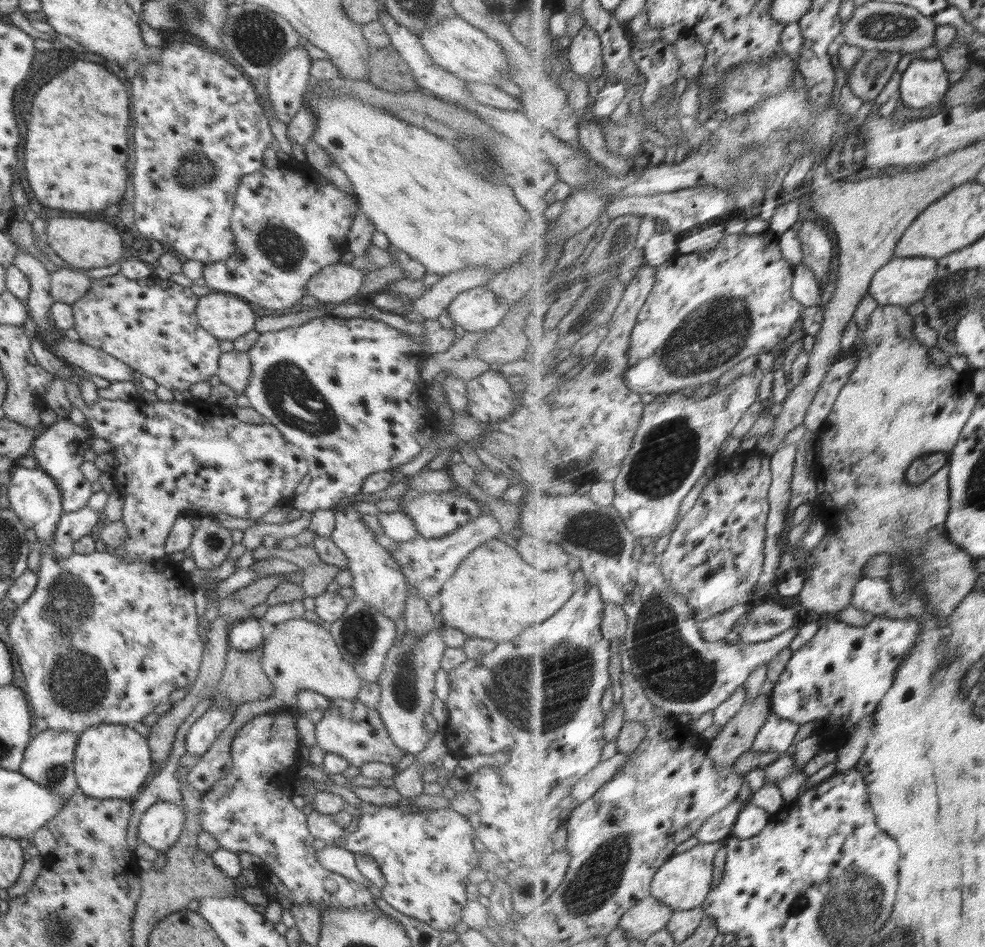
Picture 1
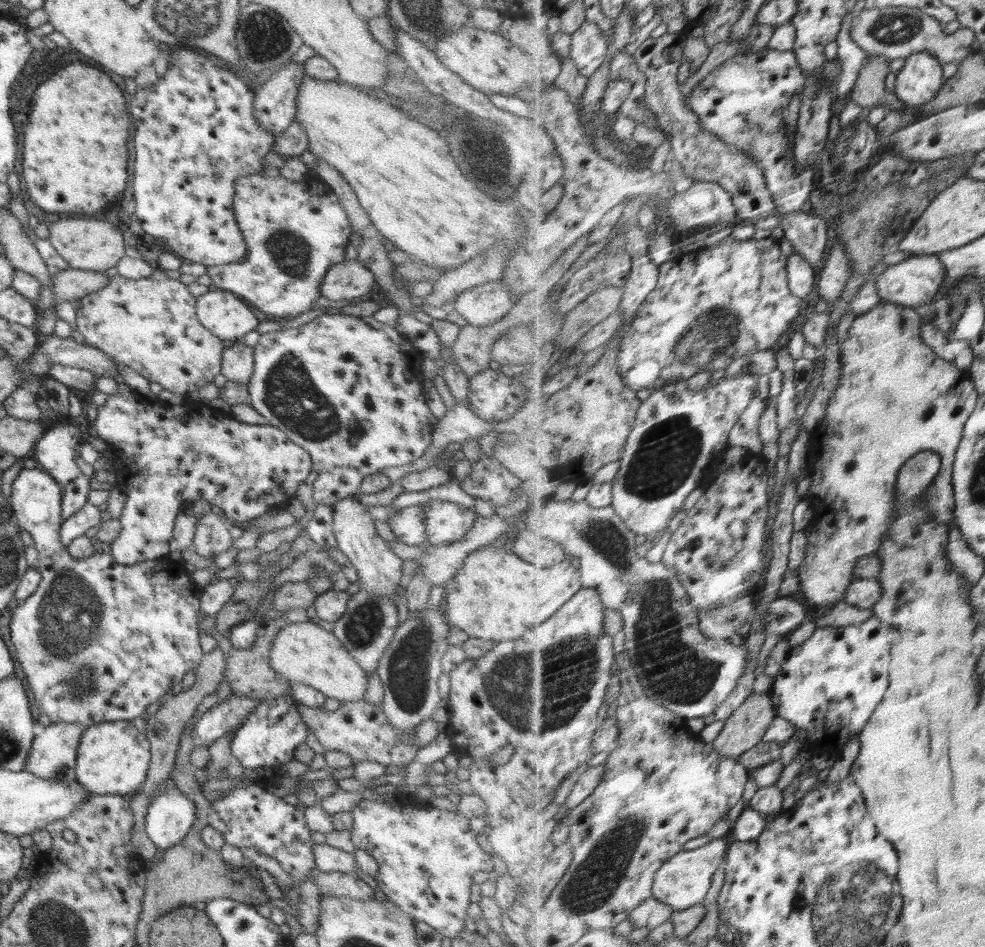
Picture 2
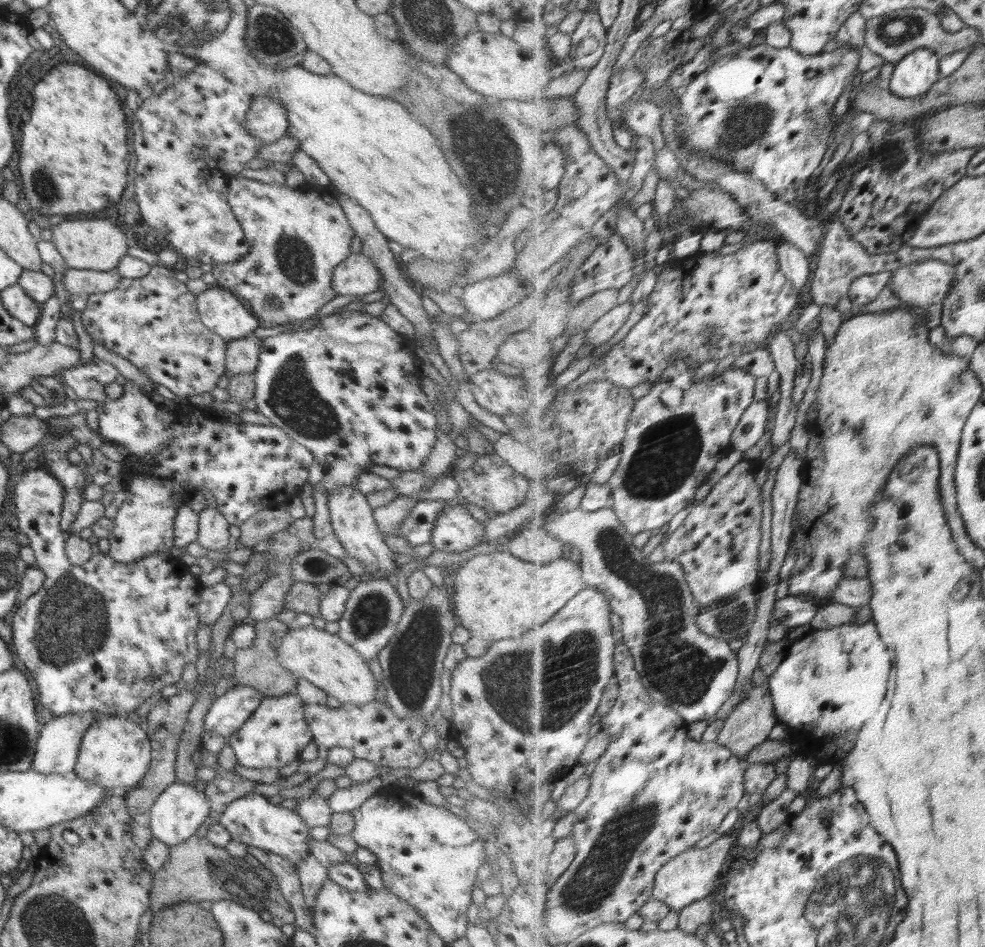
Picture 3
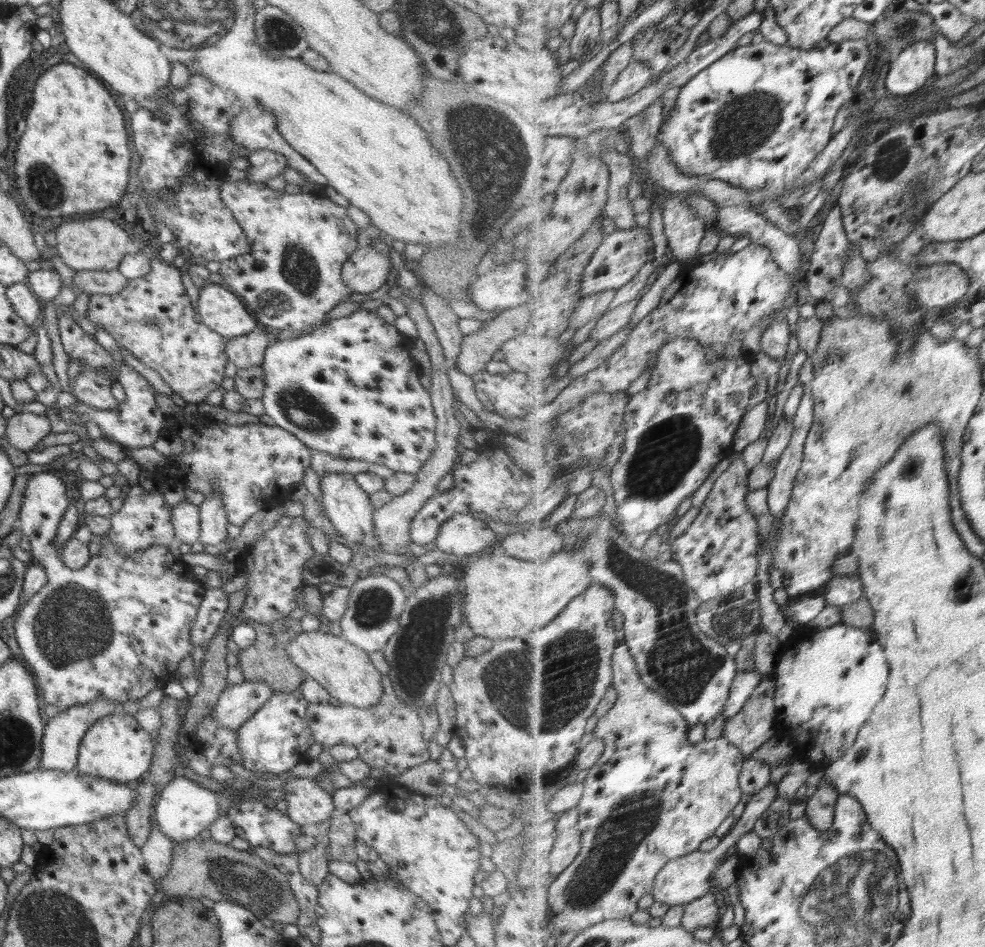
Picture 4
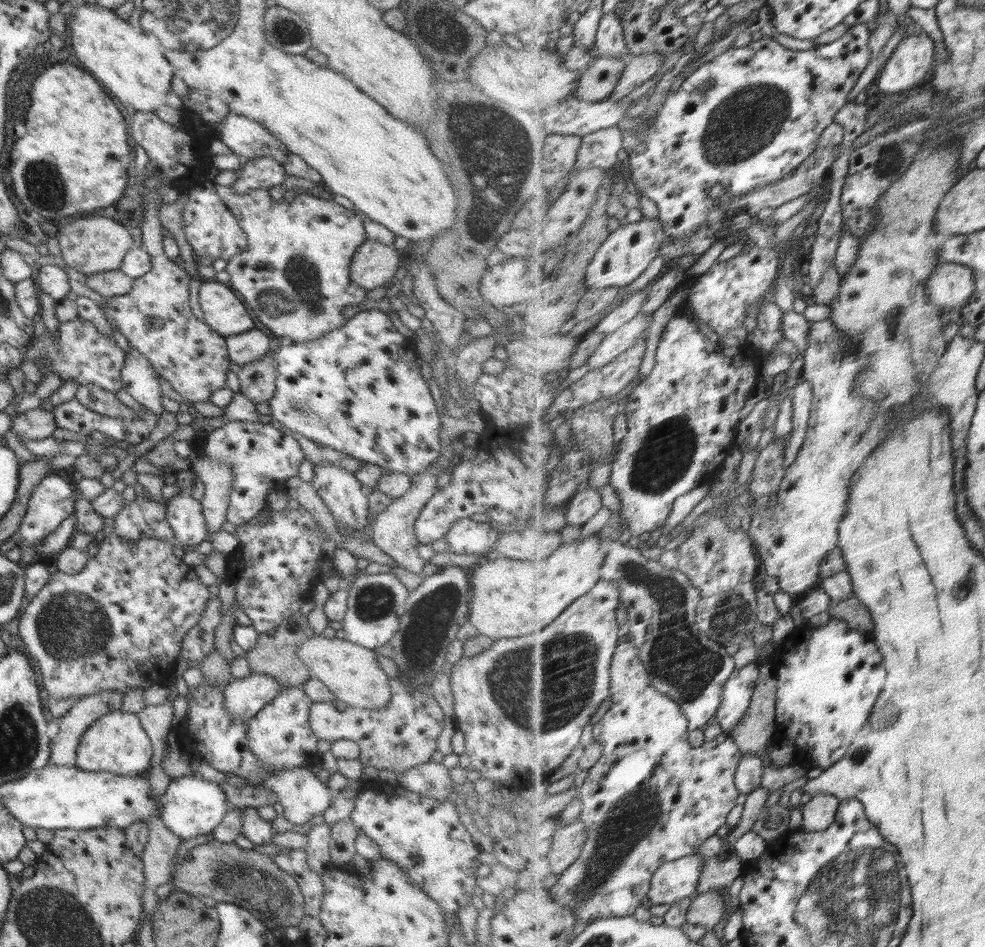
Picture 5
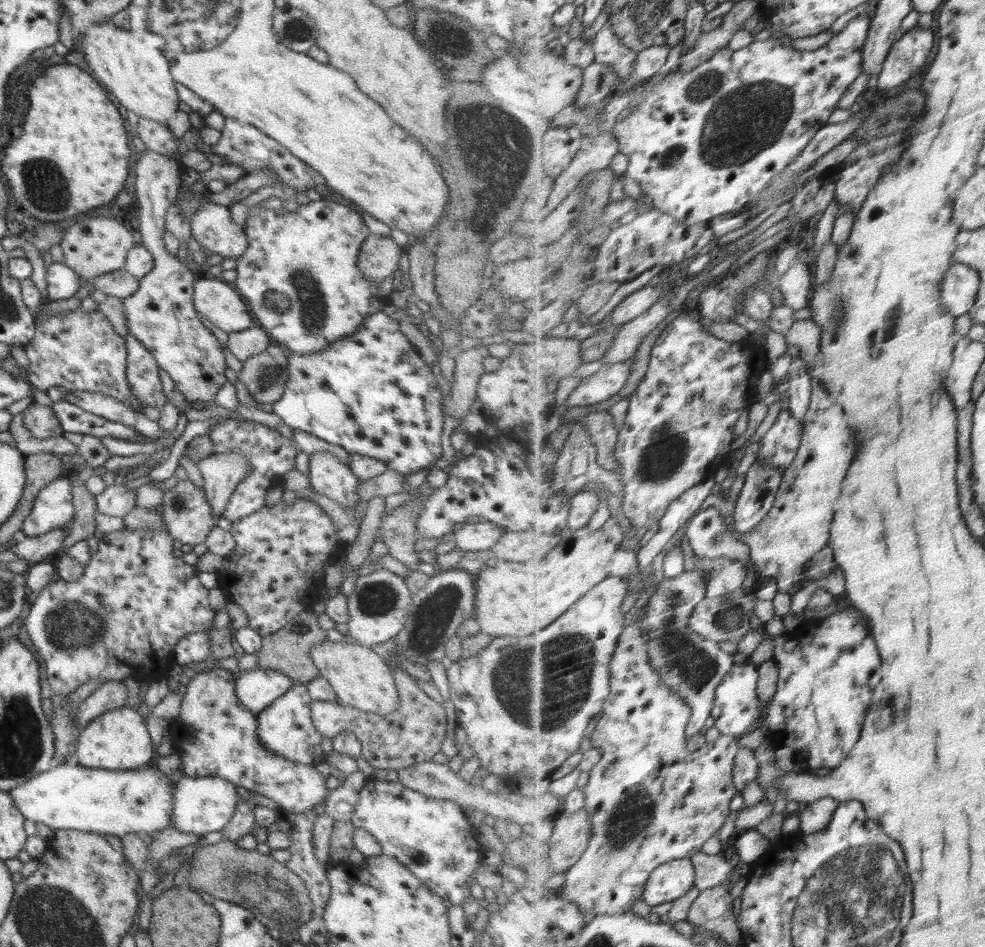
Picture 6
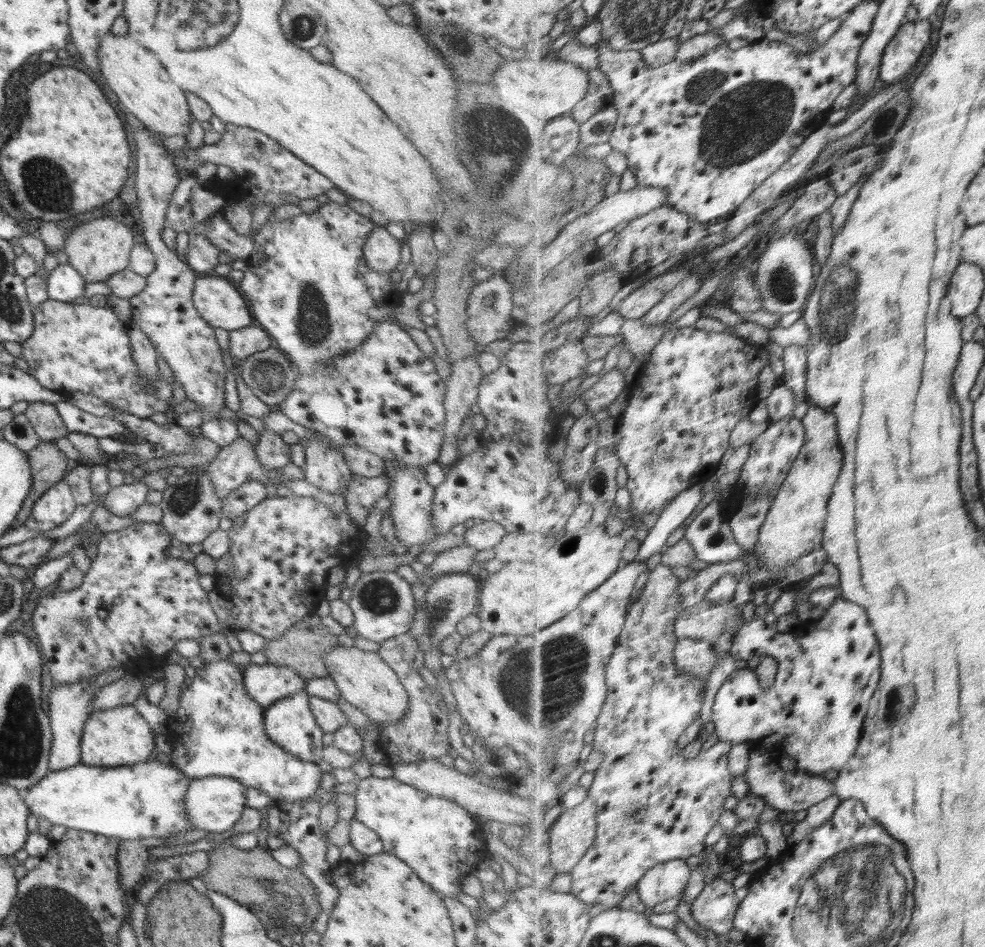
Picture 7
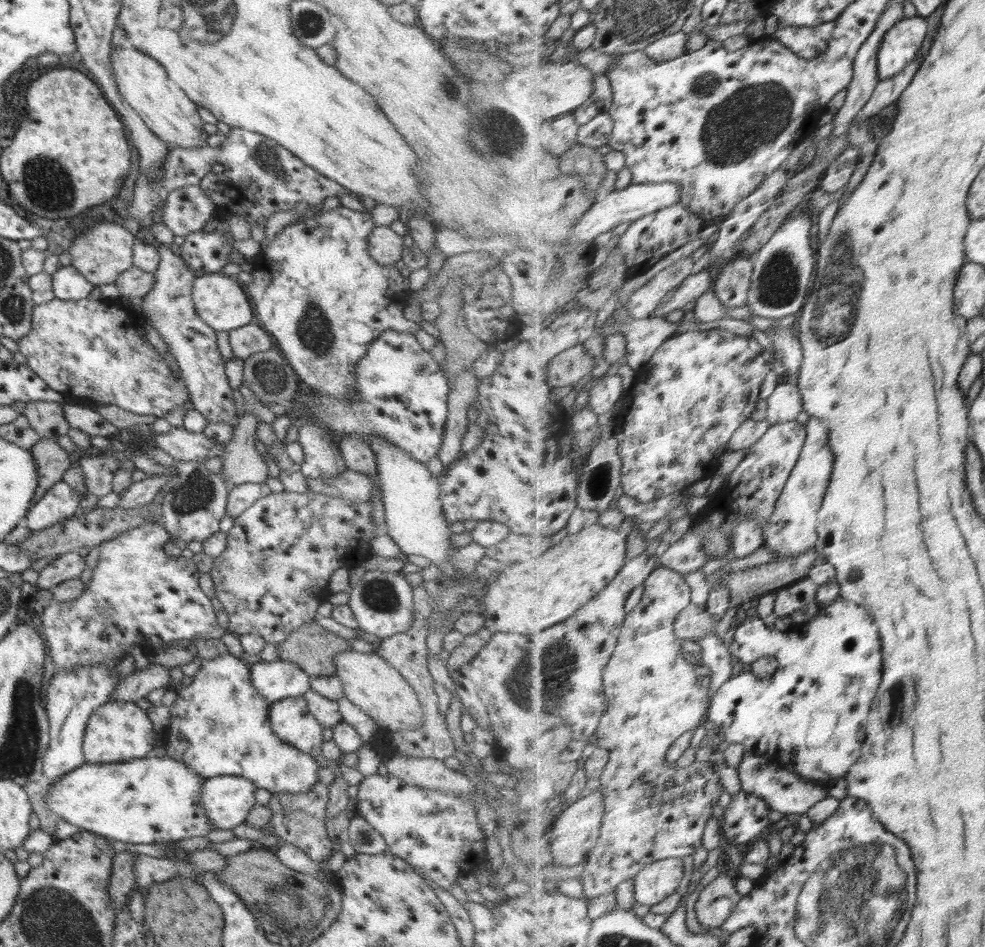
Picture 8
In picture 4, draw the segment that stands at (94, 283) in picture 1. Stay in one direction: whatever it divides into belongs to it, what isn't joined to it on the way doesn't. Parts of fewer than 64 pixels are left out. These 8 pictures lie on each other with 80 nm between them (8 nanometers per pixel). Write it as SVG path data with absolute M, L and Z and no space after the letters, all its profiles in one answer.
M160 255L151 260L148 274L137 280L128 280L118 294L89 295L88 318L95 326L102 326L120 348L125 348L133 357L155 370L176 395L186 403L200 404L210 392L218 390L225 378L225 367L228 363L225 353L226 338L208 328L199 313L191 307L190 299L180 281L184 270L167 263Z

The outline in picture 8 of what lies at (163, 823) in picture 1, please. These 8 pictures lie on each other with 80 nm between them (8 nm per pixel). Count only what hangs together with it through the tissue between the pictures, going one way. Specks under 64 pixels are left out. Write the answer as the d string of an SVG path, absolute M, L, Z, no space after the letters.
M239 776L205 779L201 805L213 824L212 830L230 830L242 824L255 805L257 786Z

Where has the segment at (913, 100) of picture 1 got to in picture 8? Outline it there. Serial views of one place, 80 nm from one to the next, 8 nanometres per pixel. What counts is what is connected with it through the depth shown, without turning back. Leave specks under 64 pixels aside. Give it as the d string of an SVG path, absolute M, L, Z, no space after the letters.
M916 15L902 20L885 38L879 56L879 73L882 80L893 79L908 68L920 55L920 48L928 36L928 20Z

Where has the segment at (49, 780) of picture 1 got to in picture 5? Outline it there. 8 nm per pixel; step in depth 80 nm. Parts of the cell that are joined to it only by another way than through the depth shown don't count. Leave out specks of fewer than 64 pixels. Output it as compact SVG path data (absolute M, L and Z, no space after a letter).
M100 691L83 697L65 715L56 719L60 729L51 740L49 764L76 767L76 751L82 733L101 716L120 709L122 699L121 692Z

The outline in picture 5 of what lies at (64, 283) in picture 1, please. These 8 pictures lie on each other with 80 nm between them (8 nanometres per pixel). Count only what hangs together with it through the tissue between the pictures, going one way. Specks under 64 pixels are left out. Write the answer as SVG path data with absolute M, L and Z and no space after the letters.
M119 268L86 275L88 288L106 298L125 295L135 283L135 279Z

